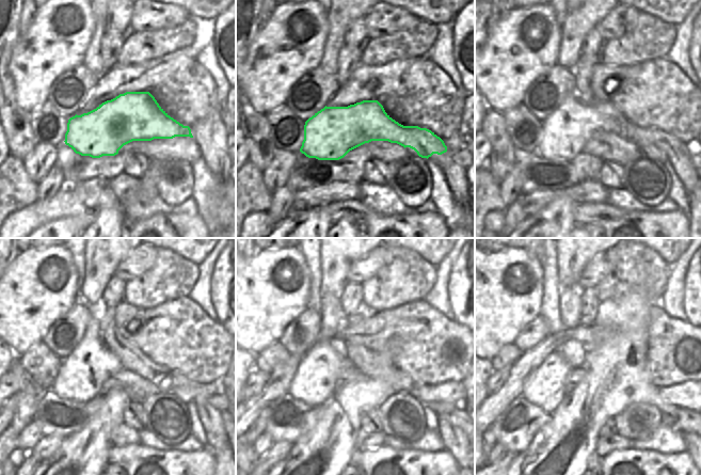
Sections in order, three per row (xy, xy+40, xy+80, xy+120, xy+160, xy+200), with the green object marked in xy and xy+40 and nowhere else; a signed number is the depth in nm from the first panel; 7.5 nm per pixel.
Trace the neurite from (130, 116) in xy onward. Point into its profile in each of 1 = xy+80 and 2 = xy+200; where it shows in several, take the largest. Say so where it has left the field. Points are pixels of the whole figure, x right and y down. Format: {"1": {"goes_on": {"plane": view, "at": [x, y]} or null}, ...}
{"1": {"goes_on": {"plane": "xy+80", "at": [564, 132]}}, "2": {"goes_on": {"plane": "xy+200", "at": [545, 386]}}}

